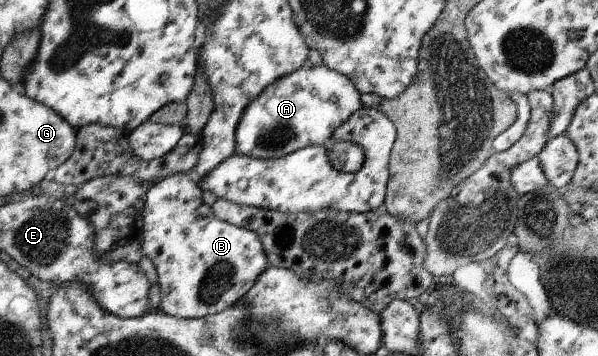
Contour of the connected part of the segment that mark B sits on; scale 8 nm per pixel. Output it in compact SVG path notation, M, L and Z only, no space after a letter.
M188 172L174 173L156 180L146 191L142 204L143 227L139 243L143 254L154 262L159 276L160 310L178 318L195 319L215 315L241 303L269 265L259 234L219 219L210 206L202 202L202 192L197 180L191 179Z

